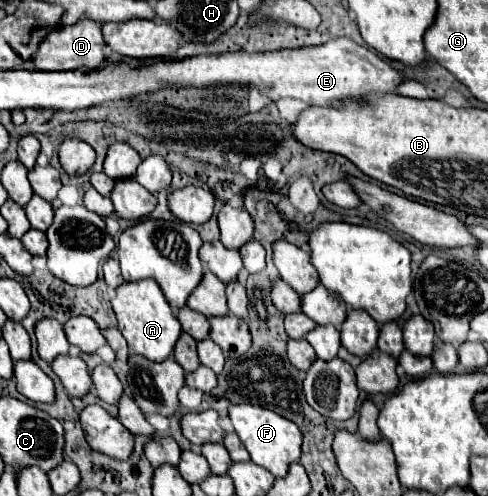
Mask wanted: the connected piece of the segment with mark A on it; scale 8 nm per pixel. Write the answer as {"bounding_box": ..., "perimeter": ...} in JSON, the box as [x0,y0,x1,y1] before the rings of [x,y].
{"bounding_box":[110,279,182,361],"perimeter":[[[146,279],[122,283],[116,287],[116,295],[112,297],[110,303],[118,319],[118,329],[134,353],[146,357],[148,361],[164,361],[166,357],[170,357],[174,343],[182,333],[182,327],[176,315],[172,313],[166,297],[162,297],[162,291],[158,289],[156,281]]]}

